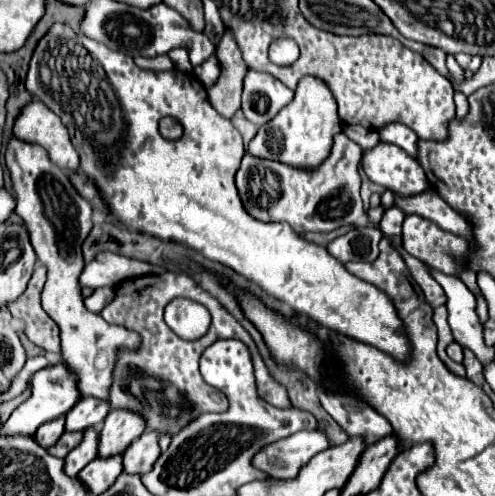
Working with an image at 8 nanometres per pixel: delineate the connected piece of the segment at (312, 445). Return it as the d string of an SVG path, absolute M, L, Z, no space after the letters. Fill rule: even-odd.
M320 429L300 431L288 439L268 445L254 457L254 467L276 479L294 479L298 471L320 451L328 449L328 435Z

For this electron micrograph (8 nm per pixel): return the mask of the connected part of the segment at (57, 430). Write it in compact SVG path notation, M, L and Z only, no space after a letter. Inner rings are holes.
M58 417L58 419L48 421L38 427L36 441L38 441L38 445L42 445L46 449L48 445L54 445L62 433L64 433L64 417Z

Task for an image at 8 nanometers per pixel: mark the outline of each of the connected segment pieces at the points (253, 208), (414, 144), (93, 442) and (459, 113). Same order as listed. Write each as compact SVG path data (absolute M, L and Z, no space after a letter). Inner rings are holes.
M338 133L332 141L330 155L316 169L296 169L280 161L258 159L246 153L236 173L236 185L252 217L260 221L286 221L298 235L308 231L326 233L344 225L360 225L360 221L366 219L360 199L360 159L360 145L354 145L352 139Z
M396 123L386 125L384 129L380 129L380 139L386 141L386 143L390 143L390 145L400 147L410 157L418 159L418 137L406 125L396 125Z
M88 427L84 431L80 445L76 445L76 449L72 449L66 457L66 473L70 477L76 477L96 457L98 457L98 431L94 427Z
M454 90L454 101L456 104L456 118L462 120L468 113L468 102L467 97L459 91Z

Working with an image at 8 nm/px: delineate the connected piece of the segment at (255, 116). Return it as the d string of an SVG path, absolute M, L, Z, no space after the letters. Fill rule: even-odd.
M248 71L244 77L242 91L242 113L254 125L266 125L288 101L292 101L294 91L288 91L284 83L276 77L260 71Z

